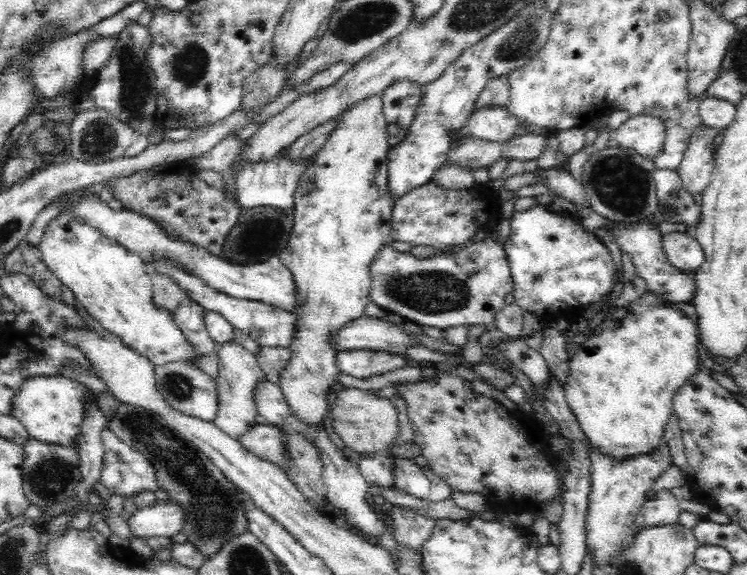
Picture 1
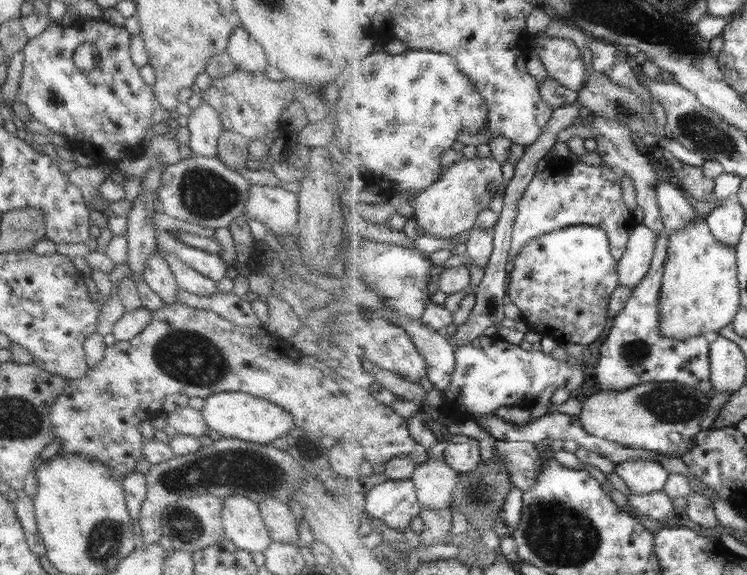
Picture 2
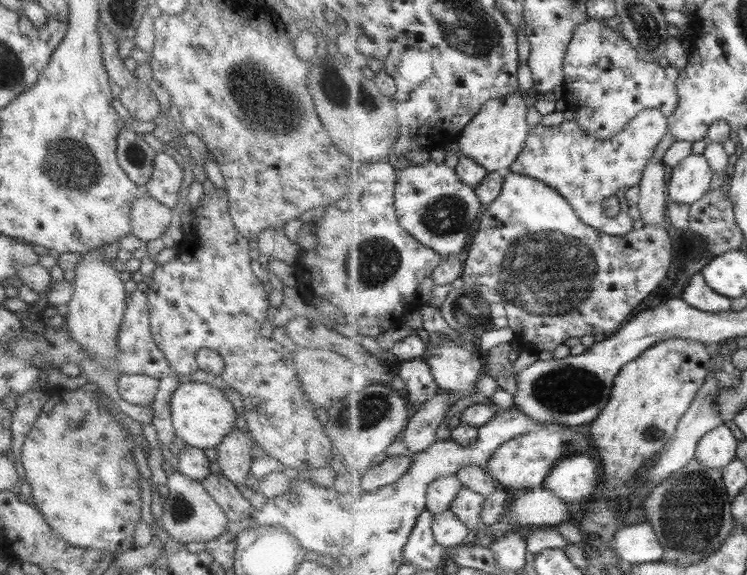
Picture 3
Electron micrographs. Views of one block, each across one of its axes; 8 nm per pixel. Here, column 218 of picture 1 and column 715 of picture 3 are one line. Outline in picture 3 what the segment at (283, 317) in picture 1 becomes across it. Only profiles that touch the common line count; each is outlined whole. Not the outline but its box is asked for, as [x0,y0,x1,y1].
[682,273,731,313]

